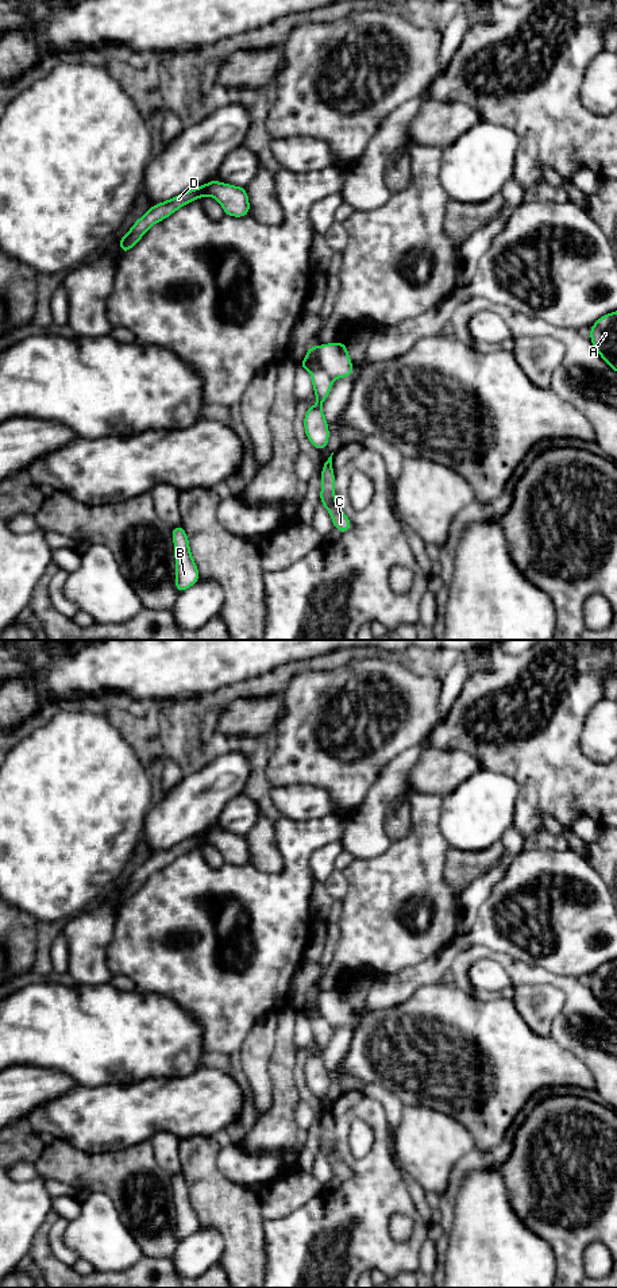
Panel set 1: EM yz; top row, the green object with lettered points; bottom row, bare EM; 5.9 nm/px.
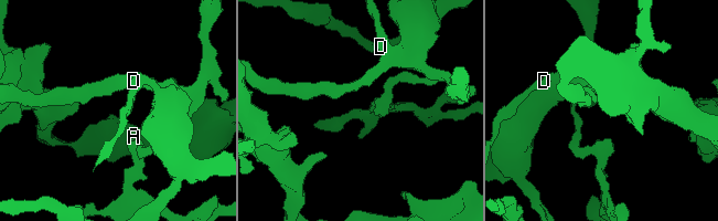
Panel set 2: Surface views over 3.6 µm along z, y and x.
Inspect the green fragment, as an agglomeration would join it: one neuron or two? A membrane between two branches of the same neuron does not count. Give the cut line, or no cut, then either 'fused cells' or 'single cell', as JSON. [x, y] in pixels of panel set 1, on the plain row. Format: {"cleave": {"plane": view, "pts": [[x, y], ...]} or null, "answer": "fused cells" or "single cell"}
{"cleave": {"plane": "yz", "pts": [[317, 995], [317, 1011], [332, 1028]]}, "answer": "fused cells"}

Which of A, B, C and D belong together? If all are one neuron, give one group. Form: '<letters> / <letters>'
A C / B D

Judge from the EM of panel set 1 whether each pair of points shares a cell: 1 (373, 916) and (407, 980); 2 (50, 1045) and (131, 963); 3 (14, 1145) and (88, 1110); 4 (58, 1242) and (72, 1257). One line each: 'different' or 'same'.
1: different
2: different
3: different
4: same

